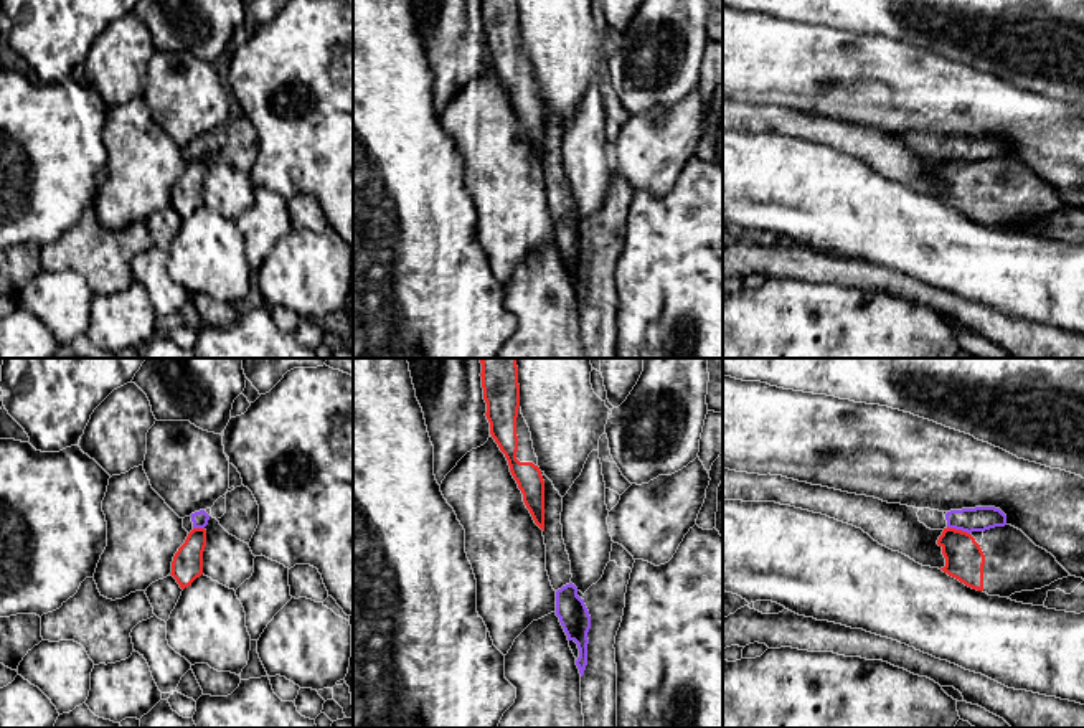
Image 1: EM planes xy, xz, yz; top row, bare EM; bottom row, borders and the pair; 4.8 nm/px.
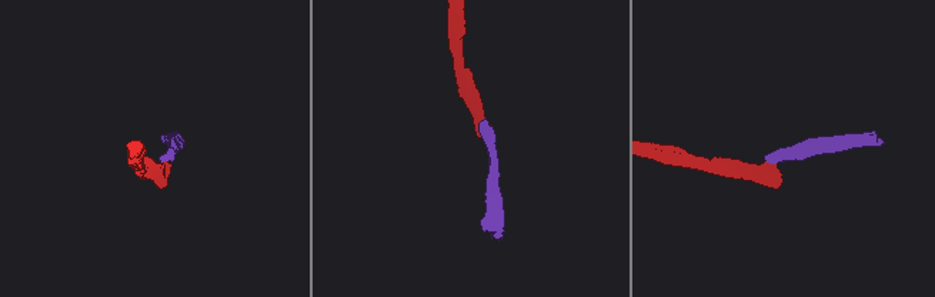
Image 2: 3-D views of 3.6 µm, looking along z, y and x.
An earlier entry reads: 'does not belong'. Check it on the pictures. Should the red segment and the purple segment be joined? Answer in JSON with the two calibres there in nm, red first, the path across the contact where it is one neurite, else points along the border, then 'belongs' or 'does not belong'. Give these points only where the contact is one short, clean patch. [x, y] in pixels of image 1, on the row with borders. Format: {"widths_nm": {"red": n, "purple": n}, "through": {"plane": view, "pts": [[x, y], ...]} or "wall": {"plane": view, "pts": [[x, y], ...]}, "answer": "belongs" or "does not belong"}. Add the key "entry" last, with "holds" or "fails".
{"widths_nm": {"red": 190, "purple": 120}, "wall": {"plane": "yz", "pts": [[947, 525], [969, 534]]}, "answer": "does not belong", "entry": "holds"}

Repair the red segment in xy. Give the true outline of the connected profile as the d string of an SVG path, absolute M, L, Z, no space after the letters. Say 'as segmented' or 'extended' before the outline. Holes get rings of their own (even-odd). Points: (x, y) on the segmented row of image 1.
as segmented; M193 528L185 543L178 548L172 561L172 576L181 589L203 574L203 551L206 546L206 530Z

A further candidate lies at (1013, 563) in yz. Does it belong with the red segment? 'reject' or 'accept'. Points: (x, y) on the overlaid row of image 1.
accept

